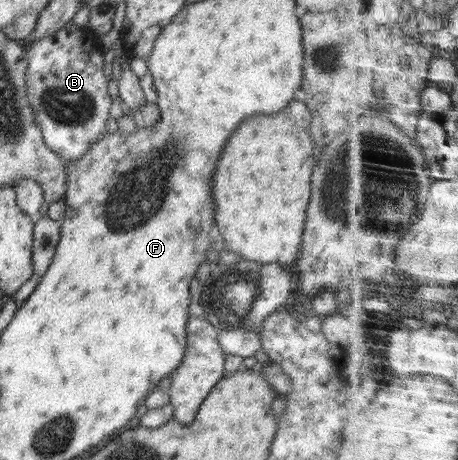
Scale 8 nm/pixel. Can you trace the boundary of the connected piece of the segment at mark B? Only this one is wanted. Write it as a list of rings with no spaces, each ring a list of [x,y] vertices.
[[[72,20],[68,21],[63,28],[60,28],[54,35],[43,37],[42,39],[35,40],[30,46],[29,60],[27,63],[27,72],[25,77],[25,84],[28,95],[28,104],[32,106],[36,123],[41,129],[41,134],[44,143],[63,161],[80,159],[89,149],[93,143],[96,143],[105,133],[107,133],[107,121],[110,119],[110,108],[112,105],[112,98],[108,95],[107,90],[107,76],[103,72],[103,50],[98,44],[98,35],[96,35],[91,29],[81,28],[73,23]]]

